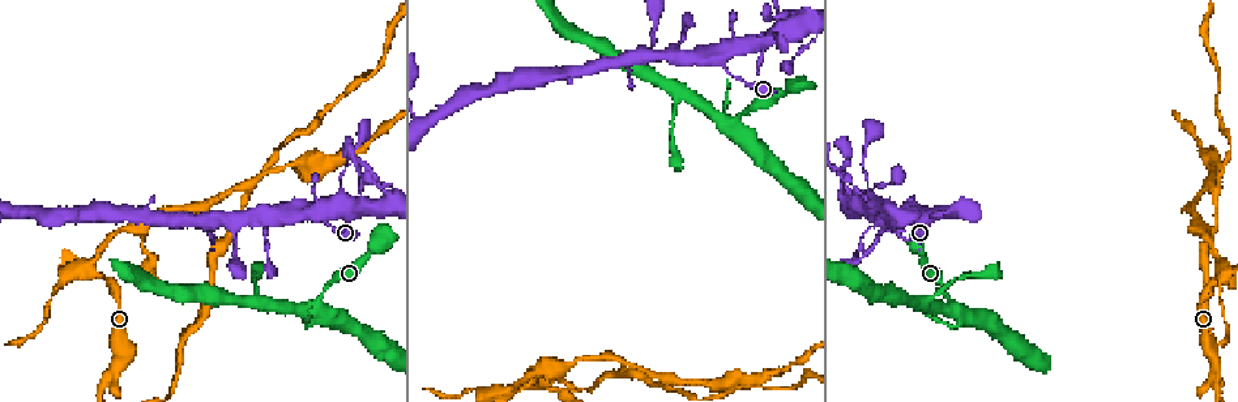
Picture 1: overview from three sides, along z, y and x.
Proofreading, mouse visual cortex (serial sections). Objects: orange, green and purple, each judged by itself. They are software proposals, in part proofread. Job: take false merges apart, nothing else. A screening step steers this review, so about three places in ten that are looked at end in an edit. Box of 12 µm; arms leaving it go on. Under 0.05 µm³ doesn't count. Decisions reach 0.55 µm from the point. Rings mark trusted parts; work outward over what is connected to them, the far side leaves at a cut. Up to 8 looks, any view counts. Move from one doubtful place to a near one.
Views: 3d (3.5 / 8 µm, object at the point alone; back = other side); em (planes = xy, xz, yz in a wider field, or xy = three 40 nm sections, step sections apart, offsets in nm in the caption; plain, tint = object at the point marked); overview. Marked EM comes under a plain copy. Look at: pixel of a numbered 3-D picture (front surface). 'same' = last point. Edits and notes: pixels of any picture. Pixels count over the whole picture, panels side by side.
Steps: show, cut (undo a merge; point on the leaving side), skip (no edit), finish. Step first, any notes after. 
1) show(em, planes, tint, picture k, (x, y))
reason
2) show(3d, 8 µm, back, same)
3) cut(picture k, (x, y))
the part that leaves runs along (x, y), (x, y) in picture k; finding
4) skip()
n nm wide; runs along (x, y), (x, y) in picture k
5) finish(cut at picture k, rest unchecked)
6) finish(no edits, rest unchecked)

show(3d, 3.5 µm, picture 1, (758, 39))
abrupt turn

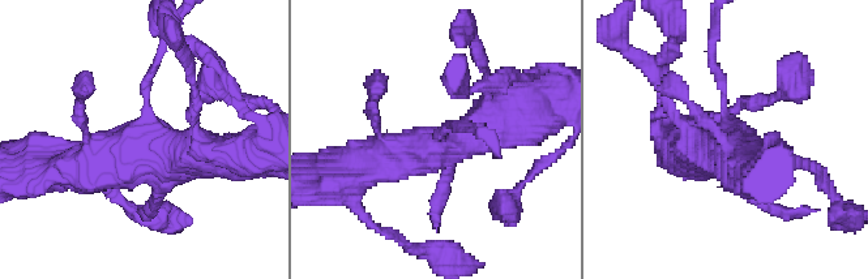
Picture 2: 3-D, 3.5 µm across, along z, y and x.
skip()
runs along (342, 190), (387, 154), (514, 117) in picture 2; continuous, no second cell

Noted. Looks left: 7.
show(3d, 3.5 µm, picture 1, (240, 217))
small branch off a trunk

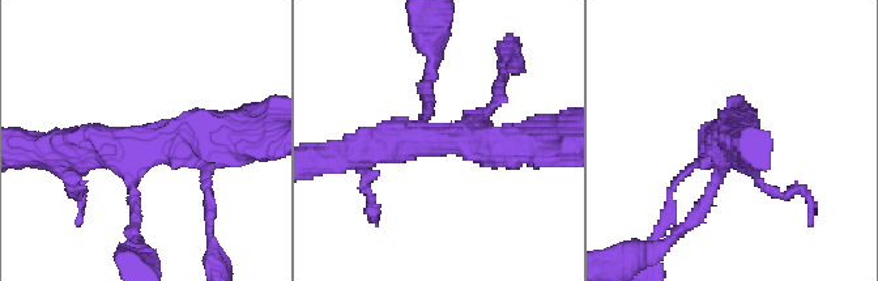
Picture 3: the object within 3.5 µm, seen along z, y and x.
skip()
runs along (234, 133), (62, 145) in picture 3; all the same cell

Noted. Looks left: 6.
show(3d, 3.5 µm, picture 1, (510, 391))
four arms meet

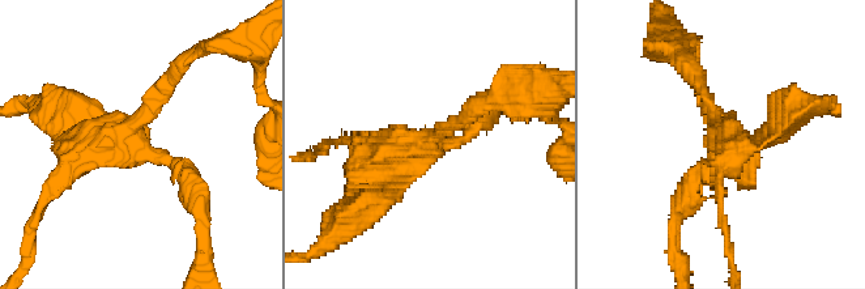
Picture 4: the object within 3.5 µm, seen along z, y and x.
show(em, xy, step 1, tint, picture 4, (425, 140))
4 arms; arms of 200, 200, 200, 400 nm; shape alone is not enough

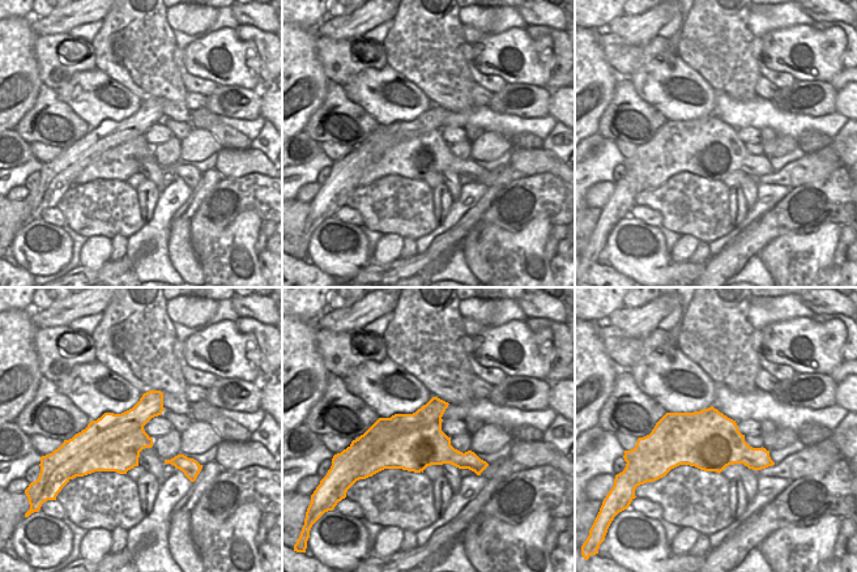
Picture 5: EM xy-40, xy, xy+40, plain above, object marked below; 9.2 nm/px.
cut(picture 4, (38, 215))
border along (440, 421), (388, 439), (367, 459) in picture 5; two cells meet here

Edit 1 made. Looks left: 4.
finish(cut at picture 4, rest unchecked)

